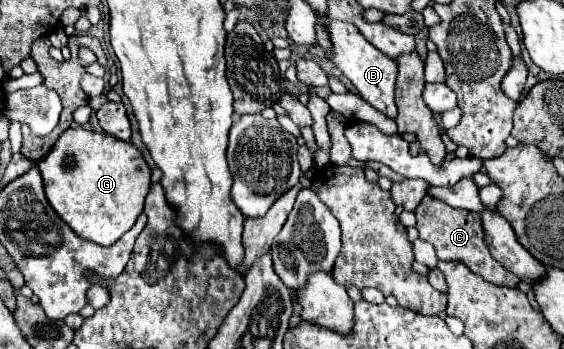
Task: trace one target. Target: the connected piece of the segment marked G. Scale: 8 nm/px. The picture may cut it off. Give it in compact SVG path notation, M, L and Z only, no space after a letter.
M67 129L47 157L37 161L43 177L45 197L55 213L83 239L113 245L127 233L143 213L149 181L149 167L143 155L131 145L107 133L89 129Z

